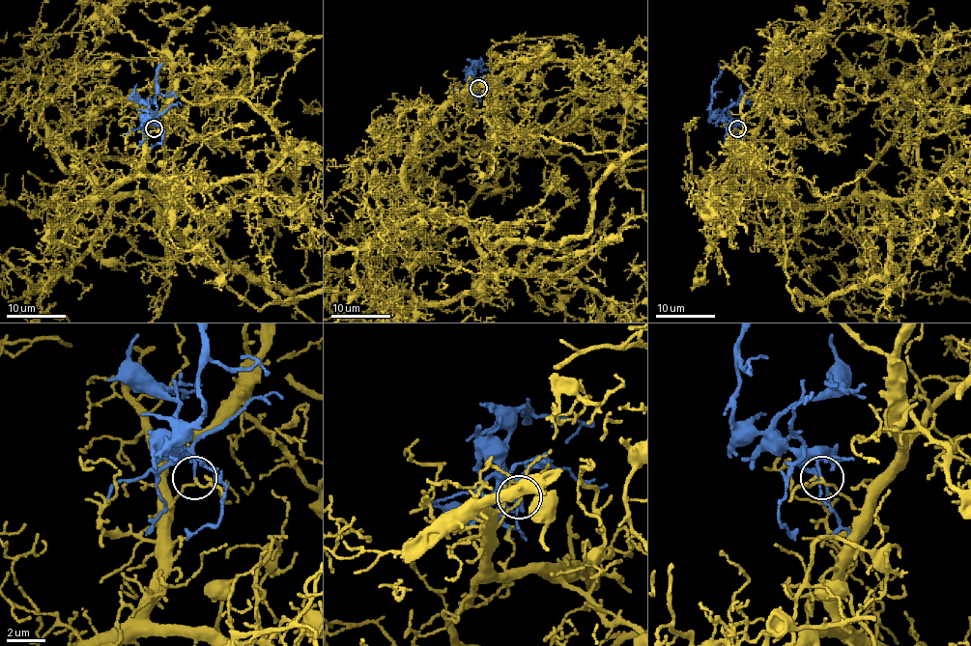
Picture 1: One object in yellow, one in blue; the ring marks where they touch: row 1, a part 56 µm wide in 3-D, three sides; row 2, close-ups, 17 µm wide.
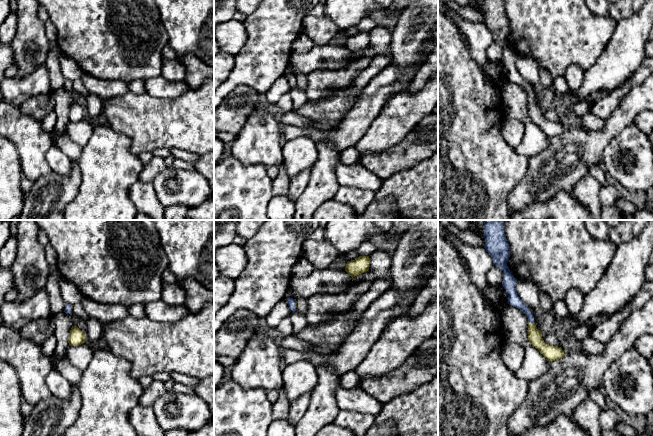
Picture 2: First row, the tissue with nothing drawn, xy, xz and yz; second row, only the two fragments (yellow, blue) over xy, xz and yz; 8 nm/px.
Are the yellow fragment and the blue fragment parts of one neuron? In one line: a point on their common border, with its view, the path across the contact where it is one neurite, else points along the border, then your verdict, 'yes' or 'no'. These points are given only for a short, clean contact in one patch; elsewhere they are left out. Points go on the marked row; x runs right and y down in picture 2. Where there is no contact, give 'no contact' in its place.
meets yellow in yz at (533, 321); yes

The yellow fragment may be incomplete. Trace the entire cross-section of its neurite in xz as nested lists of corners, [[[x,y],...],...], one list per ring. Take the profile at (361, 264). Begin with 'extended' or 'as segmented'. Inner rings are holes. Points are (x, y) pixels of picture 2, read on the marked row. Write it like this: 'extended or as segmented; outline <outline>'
as segmented; outline [[[359,256],[355,260],[348,261],[345,271],[353,278],[361,273],[367,272],[370,267],[369,256]]]

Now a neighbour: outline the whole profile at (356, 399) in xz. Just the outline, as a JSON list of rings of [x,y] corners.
[[[338,386],[334,391],[338,407],[376,416],[381,412],[382,403],[366,393],[362,388],[346,389]]]

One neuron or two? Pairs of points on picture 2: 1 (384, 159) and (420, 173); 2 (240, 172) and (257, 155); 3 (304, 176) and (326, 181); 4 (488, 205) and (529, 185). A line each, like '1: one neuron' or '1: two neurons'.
1: two neurons
2: two neurons
3: two neurons
4: two neurons

